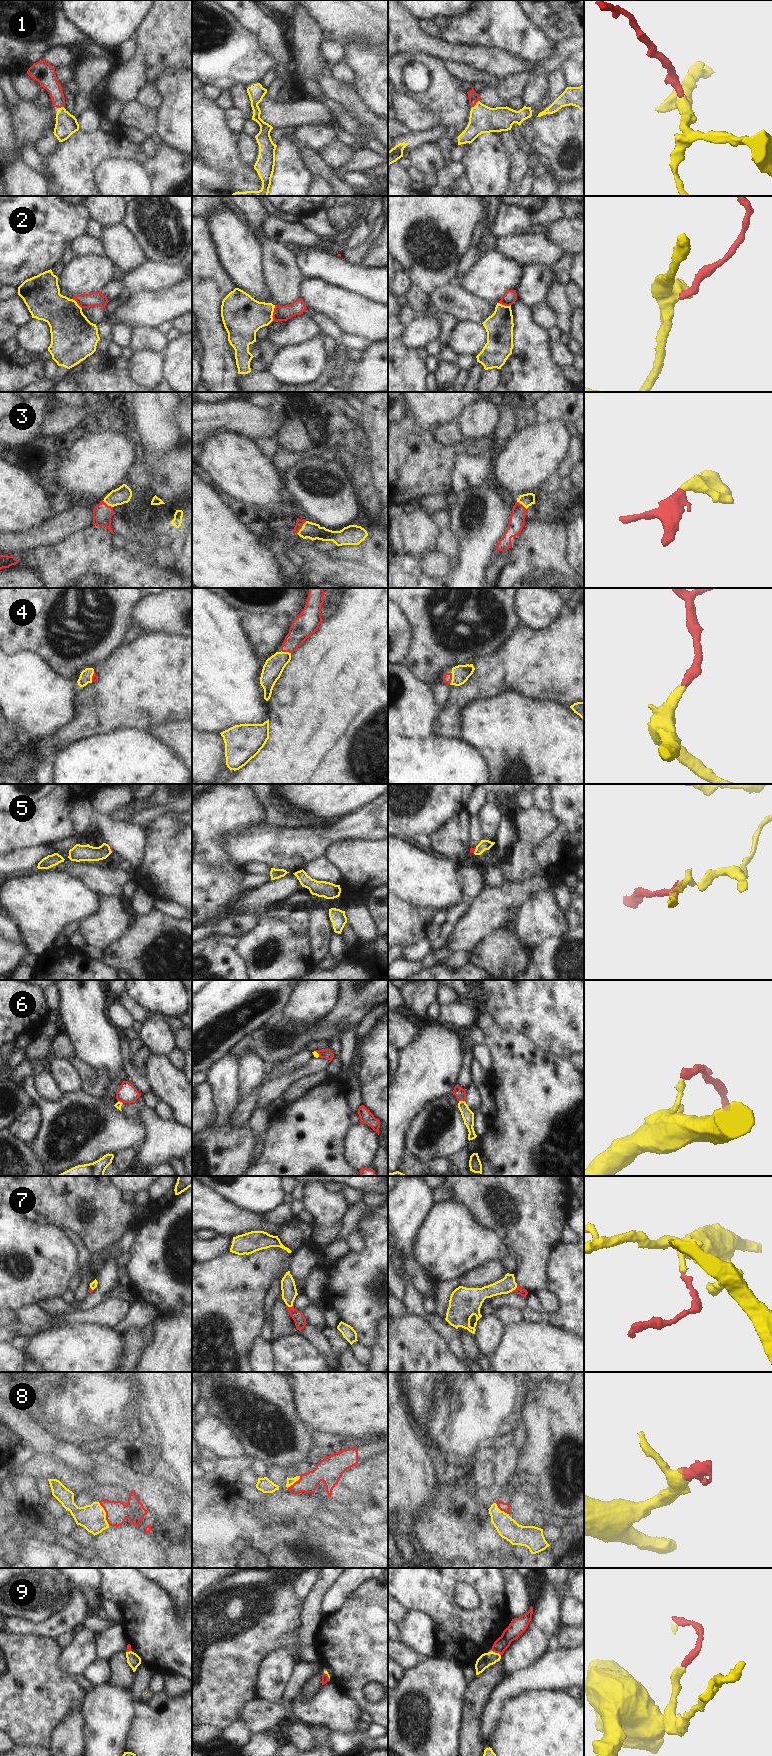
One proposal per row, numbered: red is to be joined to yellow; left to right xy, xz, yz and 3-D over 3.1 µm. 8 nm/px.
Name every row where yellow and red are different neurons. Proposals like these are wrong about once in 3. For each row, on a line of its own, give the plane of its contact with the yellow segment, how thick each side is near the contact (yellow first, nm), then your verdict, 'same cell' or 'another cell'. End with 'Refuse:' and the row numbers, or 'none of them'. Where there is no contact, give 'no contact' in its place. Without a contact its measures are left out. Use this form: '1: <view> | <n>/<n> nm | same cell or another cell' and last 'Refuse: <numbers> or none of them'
1: yz | 220/80 nm | same cell
2: xz | 320/130 nm | another cell
3: xz | 140/60 nm | same cell
4: yz | 140/80 nm | same cell
5: yz | 80/40 nm | another cell
6: yz | 100/90 nm | same cell
7: yz | 130/60 nm | same cell
8: xy | 220/180 nm | same cell
9: yz | 110/120 nm | same cell
Refuse: 2, 5

